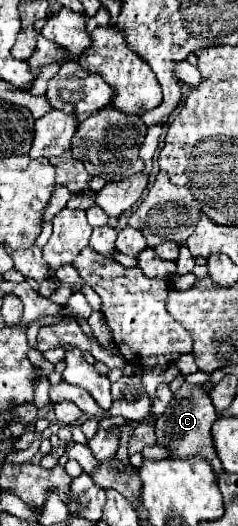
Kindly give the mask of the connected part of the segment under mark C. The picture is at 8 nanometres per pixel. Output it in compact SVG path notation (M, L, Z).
M184 382L176 392L172 402L168 404L166 412L156 420L156 436L158 436L158 444L168 446L172 450L172 458L188 458L188 456L204 456L216 470L216 474L222 474L222 464L218 460L218 454L214 450L212 444L212 436L210 436L210 428L214 424L214 420L218 418L218 412L212 406L210 400L210 392L200 386L200 384L190 384Z

